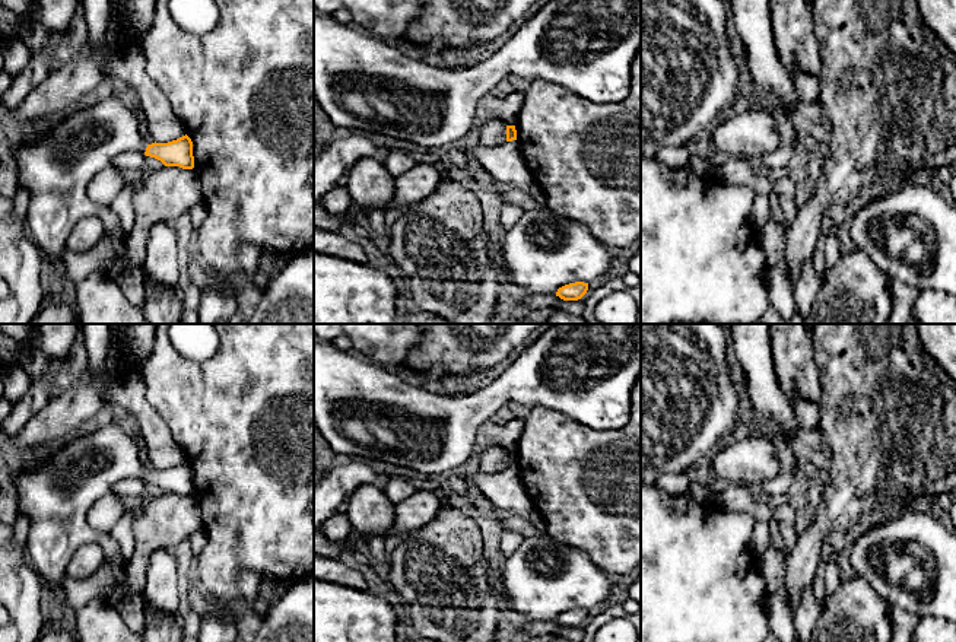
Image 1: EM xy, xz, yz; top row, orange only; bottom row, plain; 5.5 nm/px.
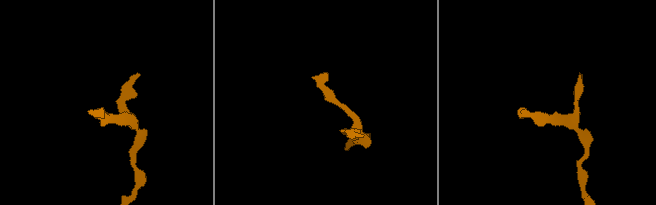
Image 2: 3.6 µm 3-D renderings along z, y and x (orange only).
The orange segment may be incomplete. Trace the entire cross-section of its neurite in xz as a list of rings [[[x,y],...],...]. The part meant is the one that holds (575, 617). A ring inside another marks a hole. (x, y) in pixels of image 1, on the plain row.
[[[575,608],[559,614],[556,623],[559,623],[563,627],[578,627],[587,620],[587,617],[588,610]]]

